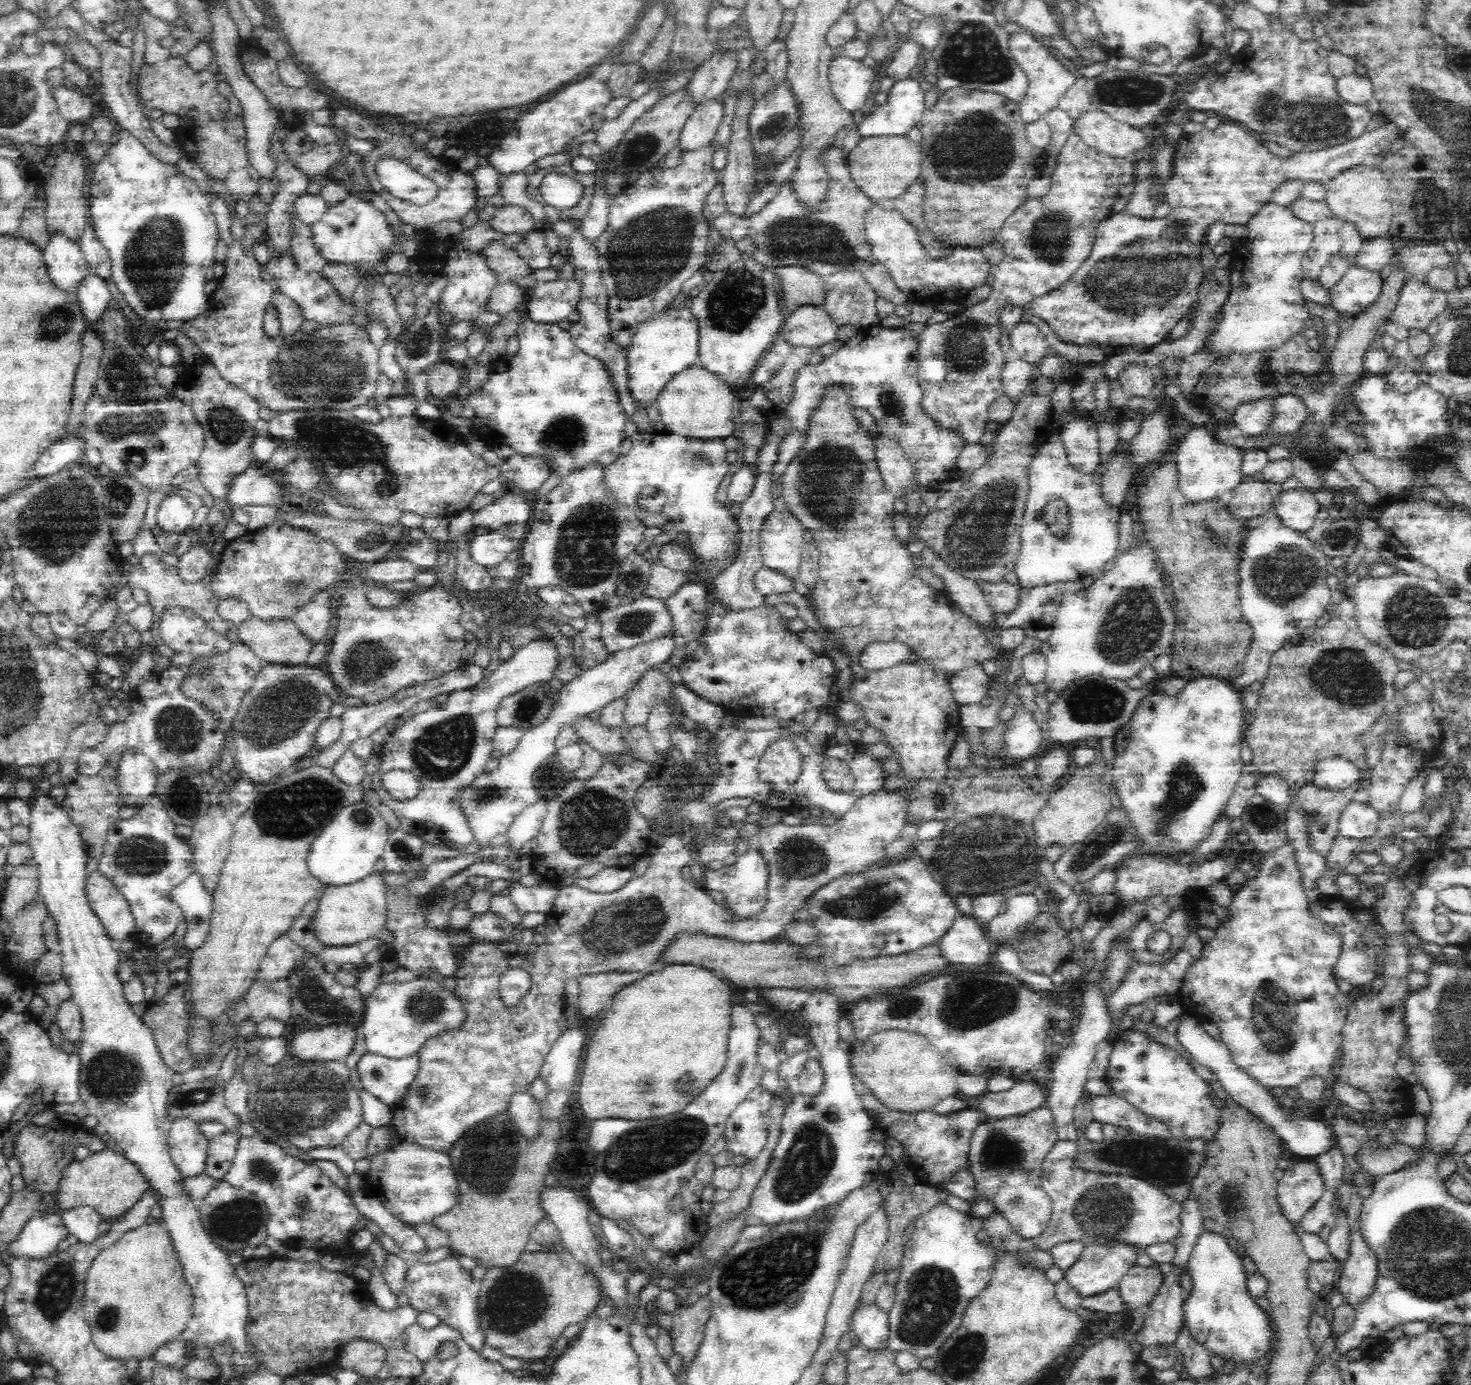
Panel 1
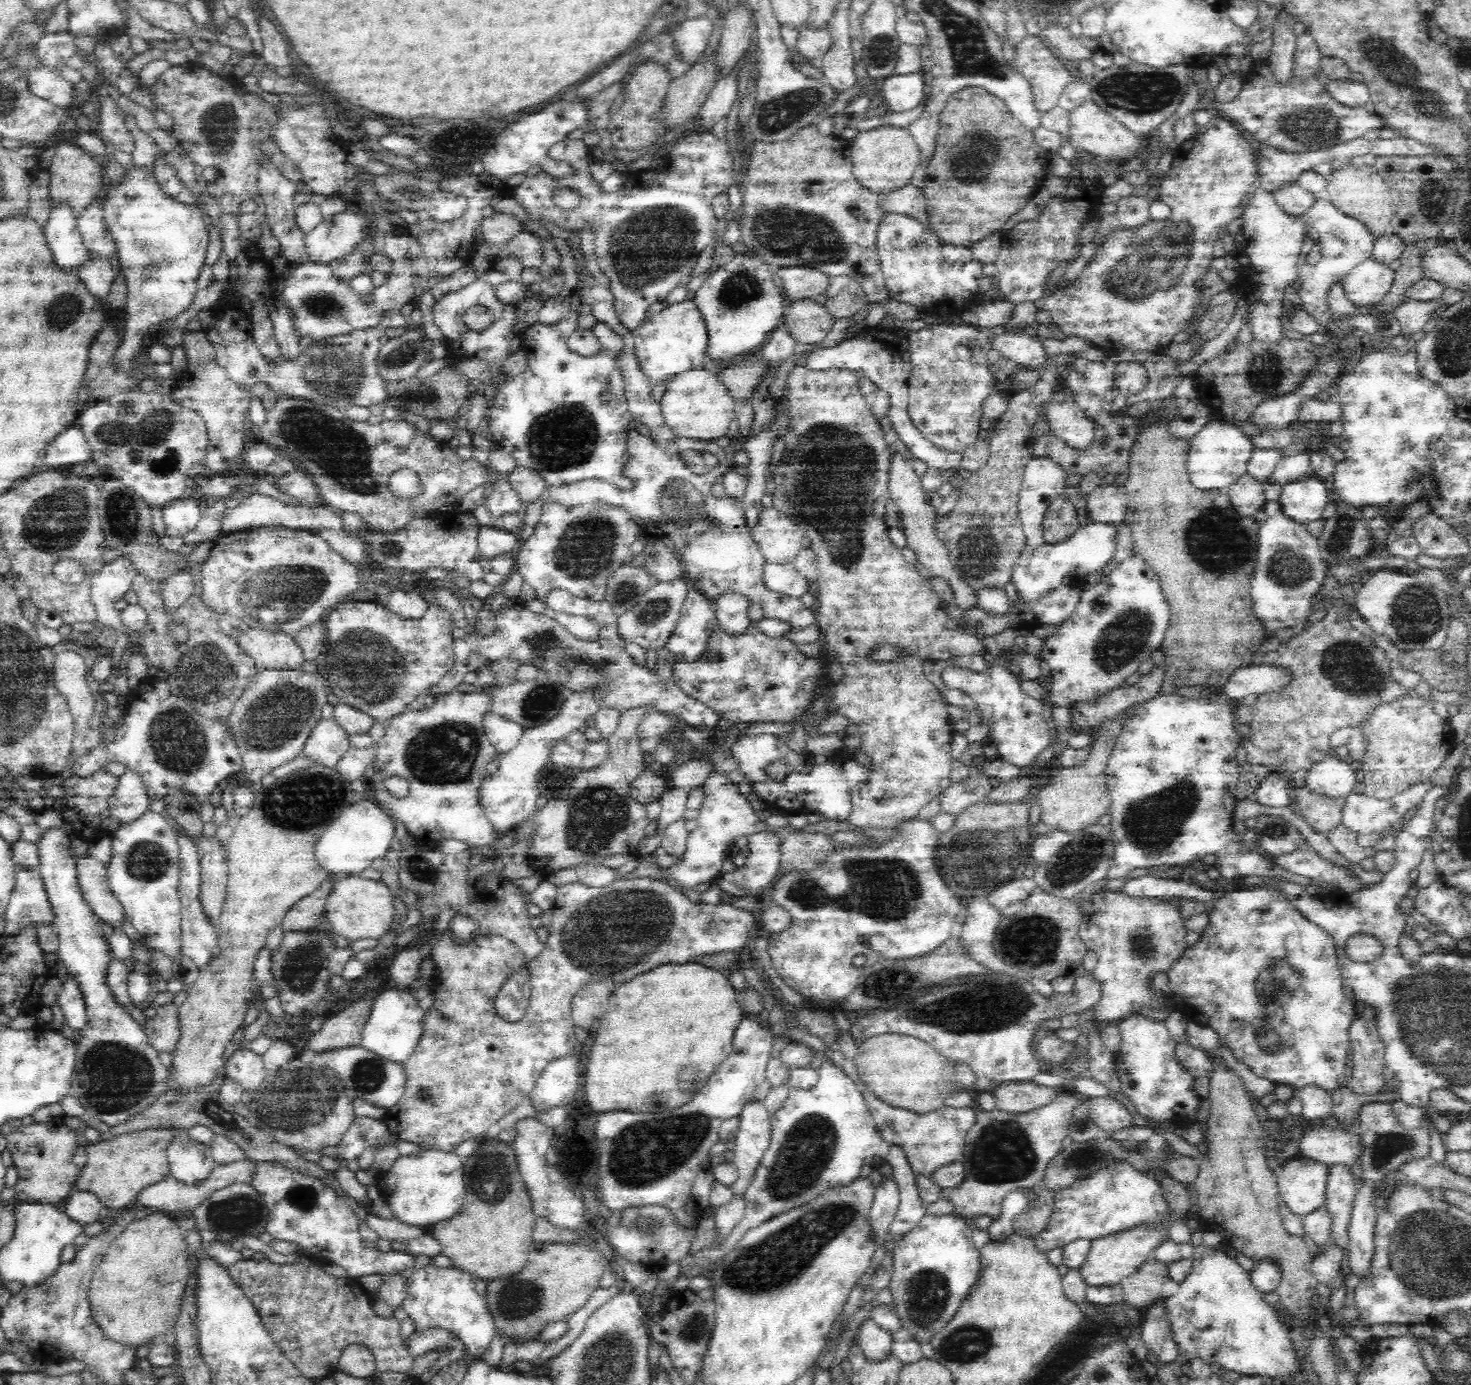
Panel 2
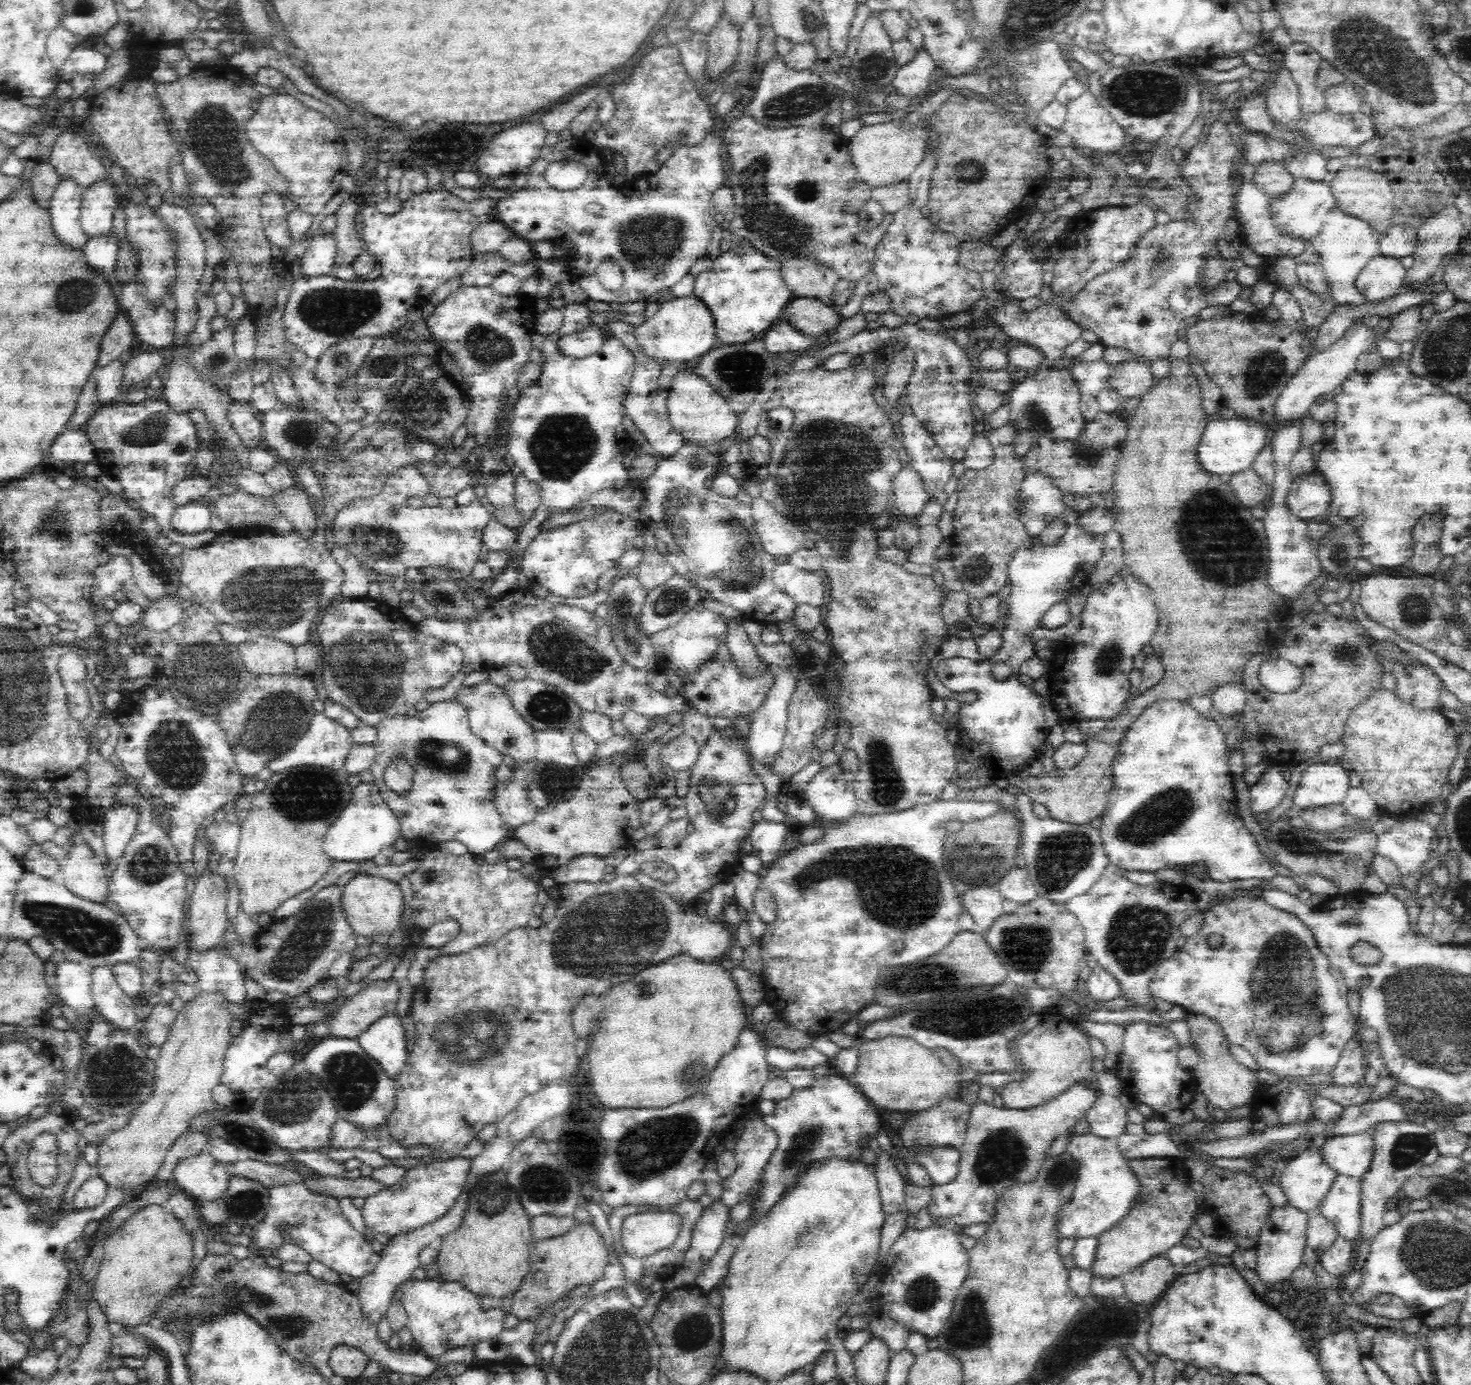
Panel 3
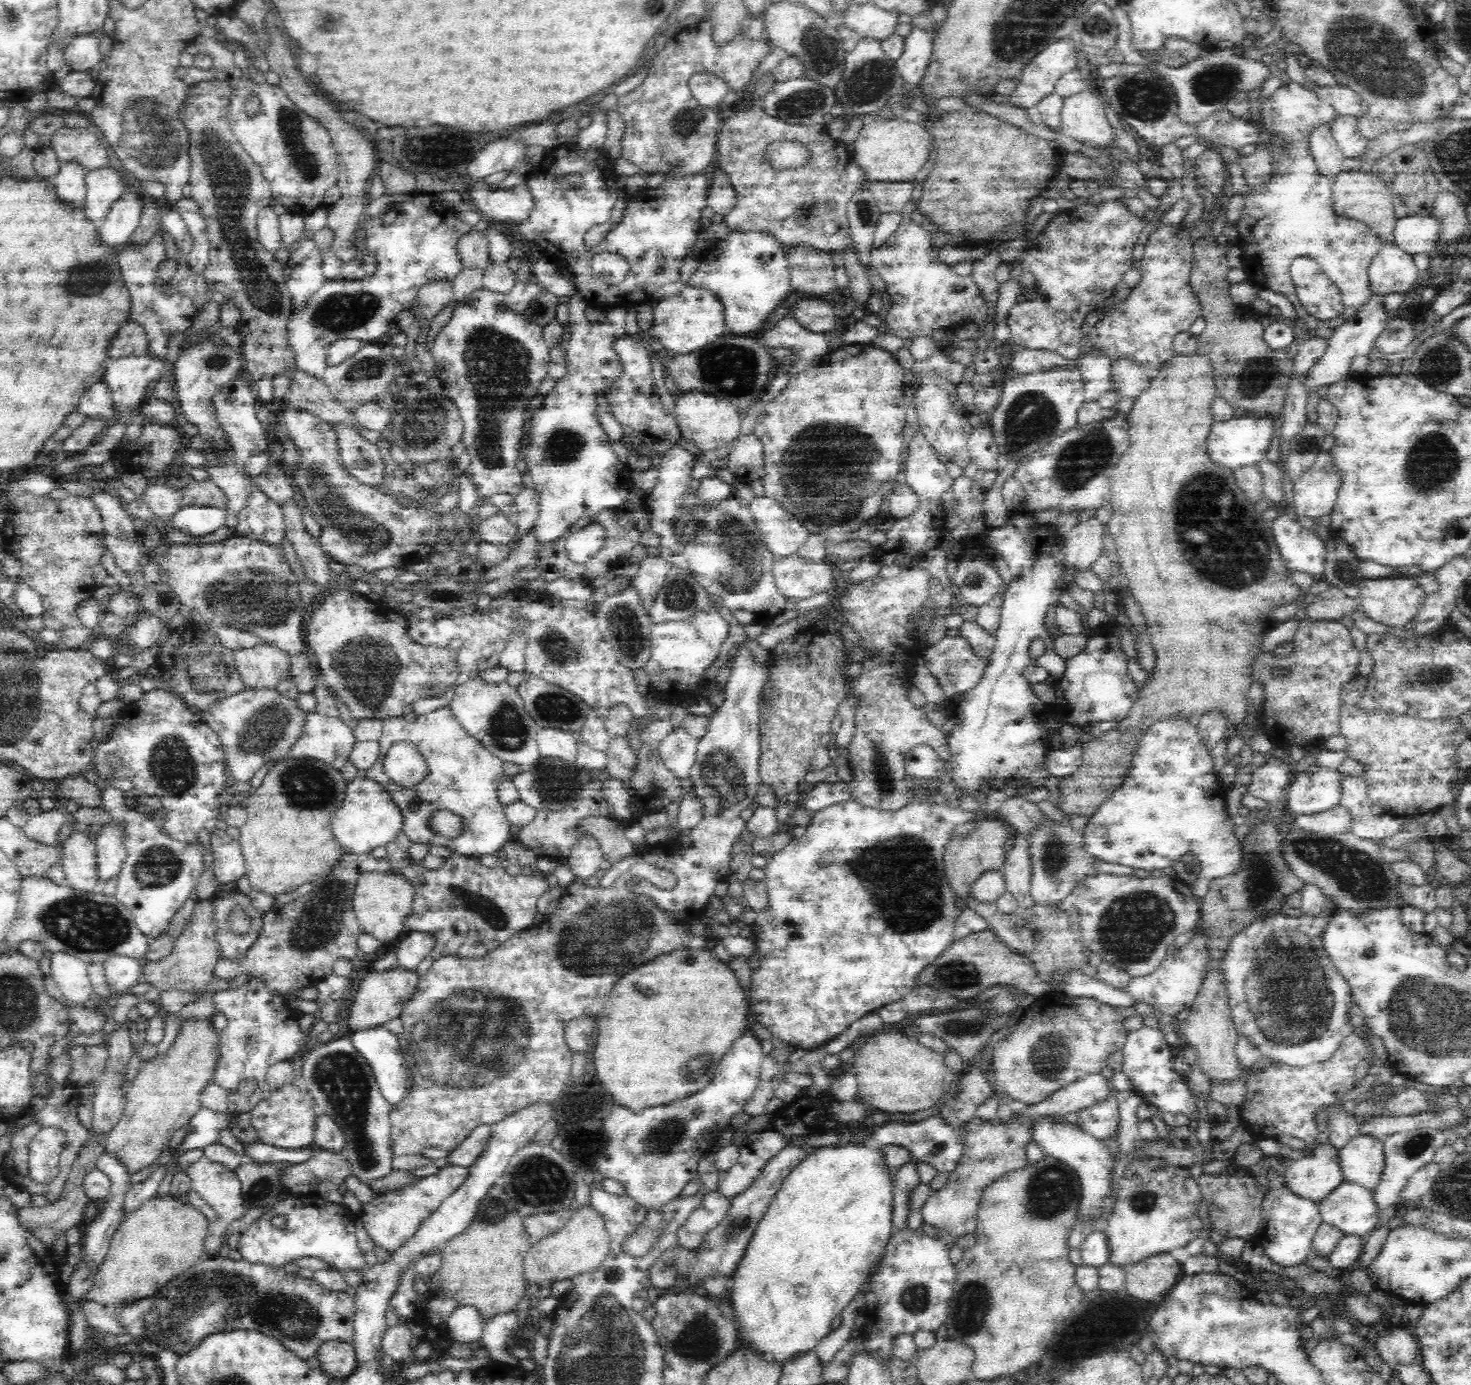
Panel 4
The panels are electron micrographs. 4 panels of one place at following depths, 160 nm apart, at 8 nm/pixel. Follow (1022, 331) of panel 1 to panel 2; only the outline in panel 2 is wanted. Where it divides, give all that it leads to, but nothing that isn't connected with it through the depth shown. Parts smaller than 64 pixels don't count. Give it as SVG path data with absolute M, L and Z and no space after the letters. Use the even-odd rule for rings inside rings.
M1030 328L999 331L992 340L992 348L1022 366L1041 369L1048 361L1042 339Z

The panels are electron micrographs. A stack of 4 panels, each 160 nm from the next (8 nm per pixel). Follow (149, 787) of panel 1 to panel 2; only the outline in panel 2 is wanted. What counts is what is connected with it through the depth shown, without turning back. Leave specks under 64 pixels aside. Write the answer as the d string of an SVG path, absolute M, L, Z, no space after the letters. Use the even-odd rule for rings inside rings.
M128 768L118 777L118 784L109 800L110 815L120 823L136 820L148 810L150 797L138 770Z

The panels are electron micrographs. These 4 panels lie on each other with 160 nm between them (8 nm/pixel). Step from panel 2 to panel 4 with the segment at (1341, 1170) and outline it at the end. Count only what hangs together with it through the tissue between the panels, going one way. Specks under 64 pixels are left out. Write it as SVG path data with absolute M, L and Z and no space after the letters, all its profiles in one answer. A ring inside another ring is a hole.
M1345 1181L1318 1203L1321 1222L1337 1228L1344 1235L1365 1237L1378 1226L1380 1210L1373 1192L1358 1183Z

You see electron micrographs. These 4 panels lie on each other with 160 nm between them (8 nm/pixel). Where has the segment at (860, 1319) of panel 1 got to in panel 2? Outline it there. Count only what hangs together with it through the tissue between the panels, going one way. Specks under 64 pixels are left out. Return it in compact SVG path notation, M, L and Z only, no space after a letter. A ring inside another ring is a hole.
M872 1317L866 1319L859 1328L856 1344L862 1348L864 1355L872 1361L886 1358L891 1354L894 1344L892 1333L881 1327Z

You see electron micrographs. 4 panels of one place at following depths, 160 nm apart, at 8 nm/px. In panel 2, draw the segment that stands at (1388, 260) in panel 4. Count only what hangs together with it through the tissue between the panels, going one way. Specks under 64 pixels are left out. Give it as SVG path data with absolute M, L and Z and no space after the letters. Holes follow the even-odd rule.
M1370 258L1353 268L1344 282L1346 299L1360 308L1371 307L1388 294L1394 282L1394 270Z

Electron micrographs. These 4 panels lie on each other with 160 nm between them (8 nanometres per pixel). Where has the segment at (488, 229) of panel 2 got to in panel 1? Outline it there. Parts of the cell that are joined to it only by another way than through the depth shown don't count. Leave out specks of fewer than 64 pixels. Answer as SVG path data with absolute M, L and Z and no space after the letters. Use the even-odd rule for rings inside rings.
M504 204L490 220L490 227L500 234L522 234L534 230L532 214L522 206Z

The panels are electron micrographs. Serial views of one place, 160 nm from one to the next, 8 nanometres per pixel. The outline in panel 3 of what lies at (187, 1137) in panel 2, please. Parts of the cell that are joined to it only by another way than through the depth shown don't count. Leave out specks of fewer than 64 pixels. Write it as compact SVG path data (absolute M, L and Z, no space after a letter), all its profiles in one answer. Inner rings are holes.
M205 1151L179 1160L173 1171L177 1188L202 1201L218 1200L228 1188L227 1165Z

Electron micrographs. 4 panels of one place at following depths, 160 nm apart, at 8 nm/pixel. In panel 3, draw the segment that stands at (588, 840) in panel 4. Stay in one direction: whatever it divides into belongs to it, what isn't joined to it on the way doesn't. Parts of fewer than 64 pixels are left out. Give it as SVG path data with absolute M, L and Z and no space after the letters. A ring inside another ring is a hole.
M582 855L572 859L568 864L553 870L551 877L559 886L569 882L600 882L606 874L608 864L603 857Z

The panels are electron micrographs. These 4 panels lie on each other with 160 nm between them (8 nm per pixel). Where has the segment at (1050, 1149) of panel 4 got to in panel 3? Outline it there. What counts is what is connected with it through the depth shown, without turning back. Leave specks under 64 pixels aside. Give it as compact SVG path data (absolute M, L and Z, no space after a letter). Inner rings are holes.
M1092 1133L1072 1135L1068 1138L1065 1152L1079 1163L1079 1176L1072 1196L1059 1208L1055 1222L1058 1240L1100 1237L1132 1210L1139 1201L1142 1186L1135 1171L1131 1170L1128 1158L1118 1149L1116 1138L1106 1139Z

